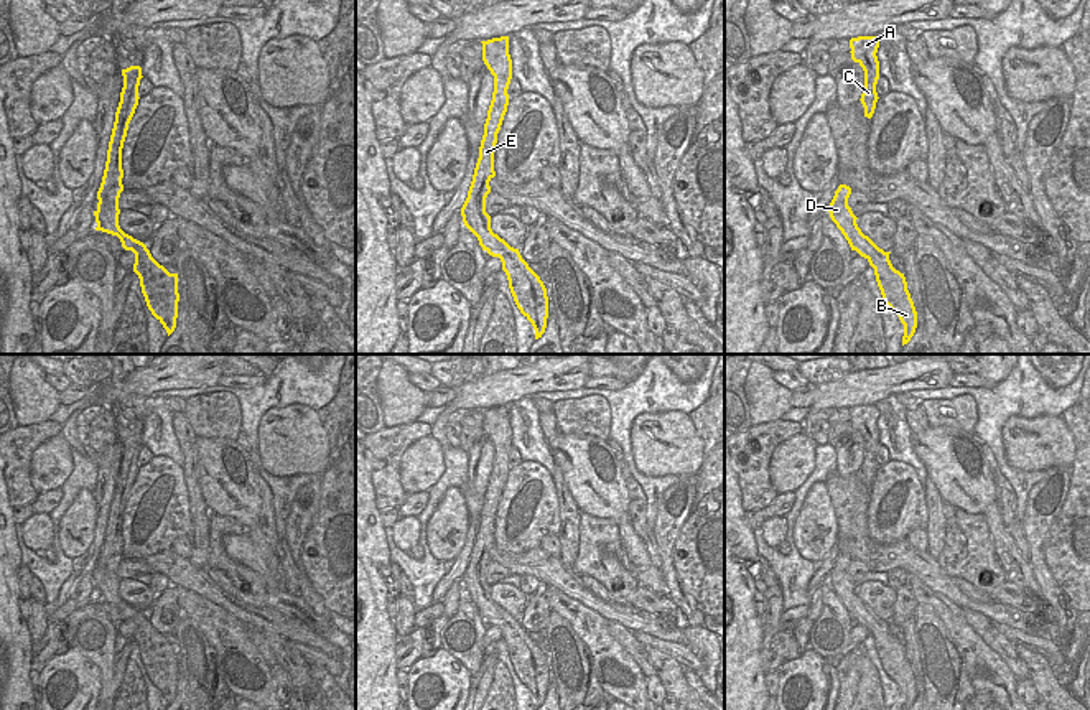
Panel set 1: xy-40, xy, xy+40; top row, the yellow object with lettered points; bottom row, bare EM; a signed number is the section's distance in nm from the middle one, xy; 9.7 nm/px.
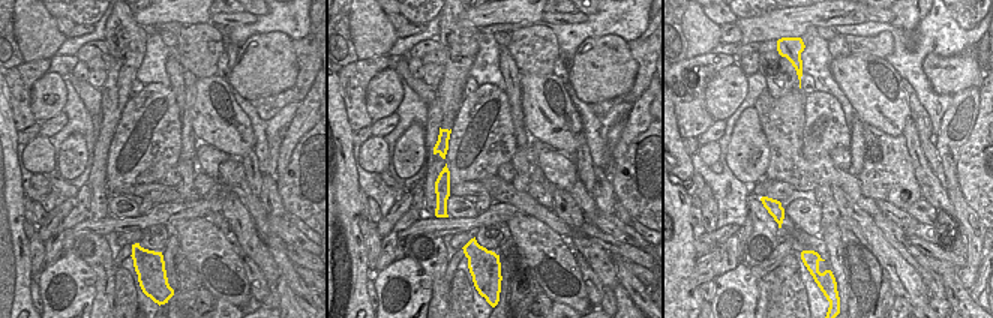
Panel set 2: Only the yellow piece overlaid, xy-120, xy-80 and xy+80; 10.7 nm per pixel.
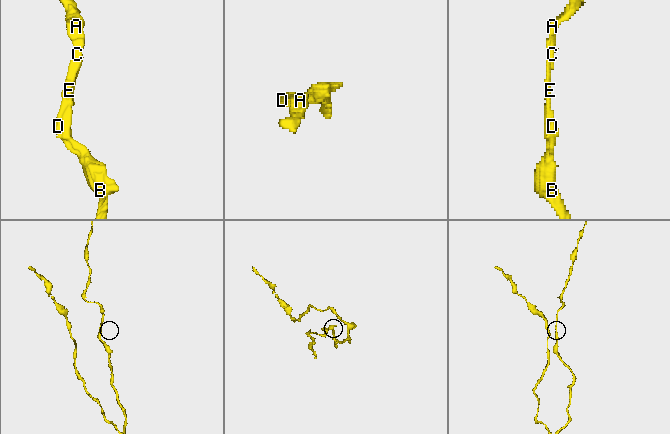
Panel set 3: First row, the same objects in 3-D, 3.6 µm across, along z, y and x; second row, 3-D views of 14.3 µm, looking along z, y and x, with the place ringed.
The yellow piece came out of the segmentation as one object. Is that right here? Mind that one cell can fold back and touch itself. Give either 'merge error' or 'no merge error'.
no merge error

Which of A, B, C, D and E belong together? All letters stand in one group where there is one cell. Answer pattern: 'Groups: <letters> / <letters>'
Groups: A B C D E

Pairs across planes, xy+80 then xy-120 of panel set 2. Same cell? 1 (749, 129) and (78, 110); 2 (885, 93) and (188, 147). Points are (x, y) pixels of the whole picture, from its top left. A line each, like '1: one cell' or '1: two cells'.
1: two cells
2: two cells

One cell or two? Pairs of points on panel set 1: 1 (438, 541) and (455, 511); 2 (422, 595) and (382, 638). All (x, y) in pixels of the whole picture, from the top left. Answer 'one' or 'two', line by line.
1: one
2: two

